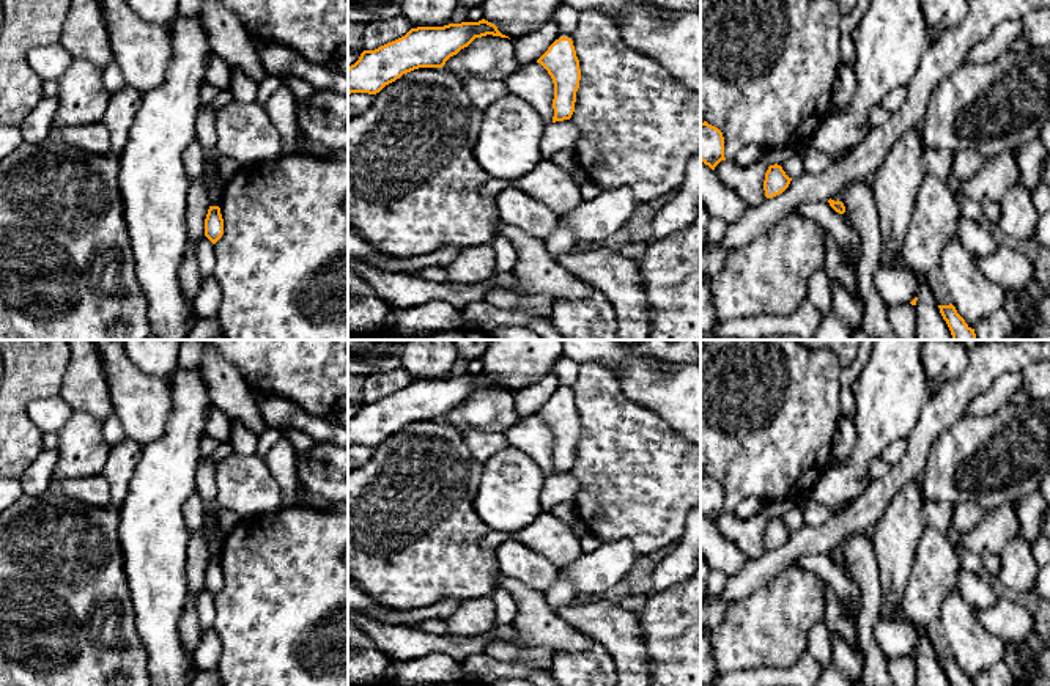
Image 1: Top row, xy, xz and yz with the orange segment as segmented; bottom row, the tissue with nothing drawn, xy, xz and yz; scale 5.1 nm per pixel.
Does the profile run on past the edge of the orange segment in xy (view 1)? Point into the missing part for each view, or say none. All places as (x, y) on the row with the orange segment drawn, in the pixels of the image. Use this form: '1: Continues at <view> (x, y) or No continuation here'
1: No continuation here

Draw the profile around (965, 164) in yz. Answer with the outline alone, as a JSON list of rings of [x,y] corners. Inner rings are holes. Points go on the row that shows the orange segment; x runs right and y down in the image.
[[[968,148],[952,153],[952,179],[970,181],[982,167],[985,157]]]

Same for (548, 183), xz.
[[[542,159],[531,173],[516,179],[513,186],[546,205],[559,217],[564,217],[582,201],[579,186],[571,173],[551,159]]]

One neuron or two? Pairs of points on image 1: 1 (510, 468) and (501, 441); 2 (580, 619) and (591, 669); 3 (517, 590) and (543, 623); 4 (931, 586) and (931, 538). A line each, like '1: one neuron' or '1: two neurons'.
1: two neurons
2: two neurons
3: one neuron
4: one neuron

